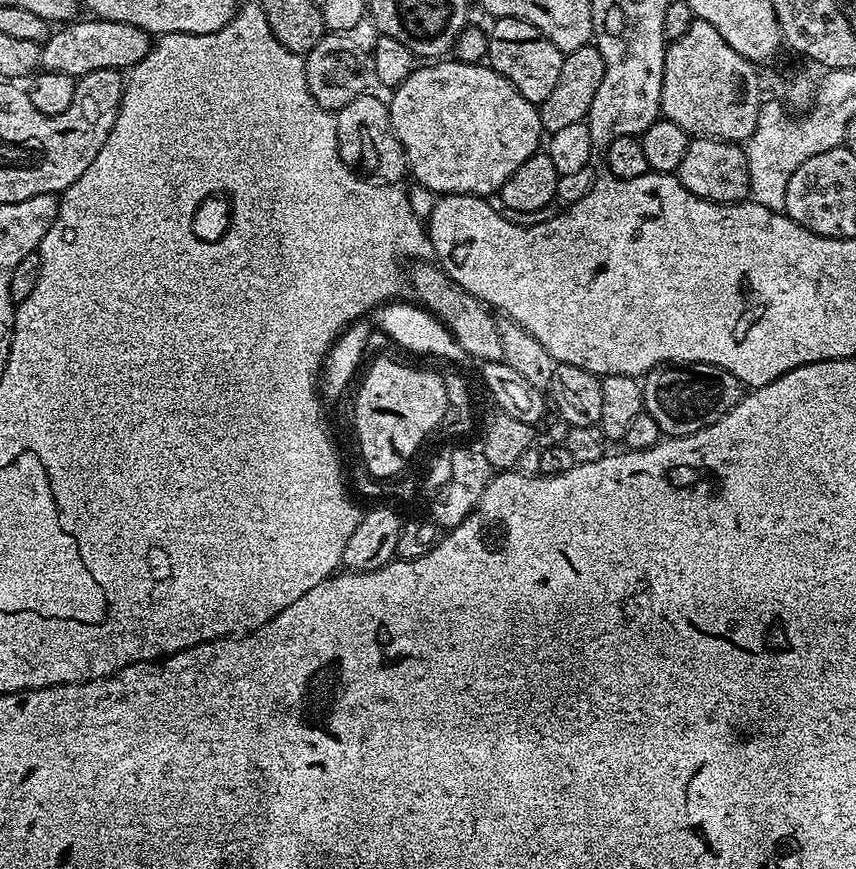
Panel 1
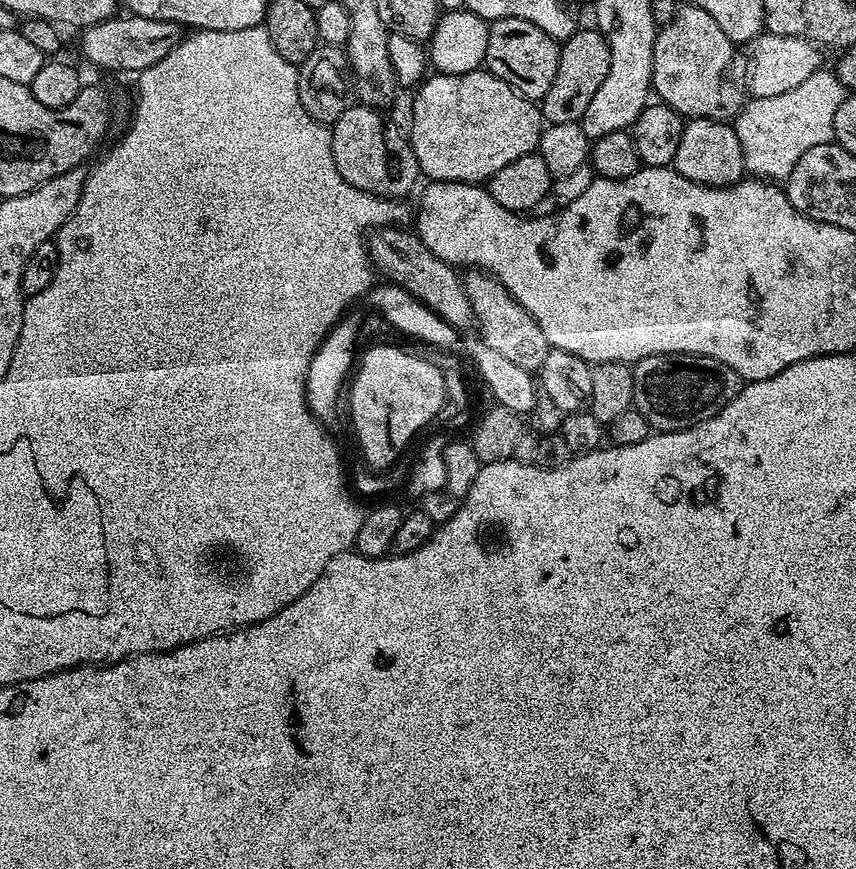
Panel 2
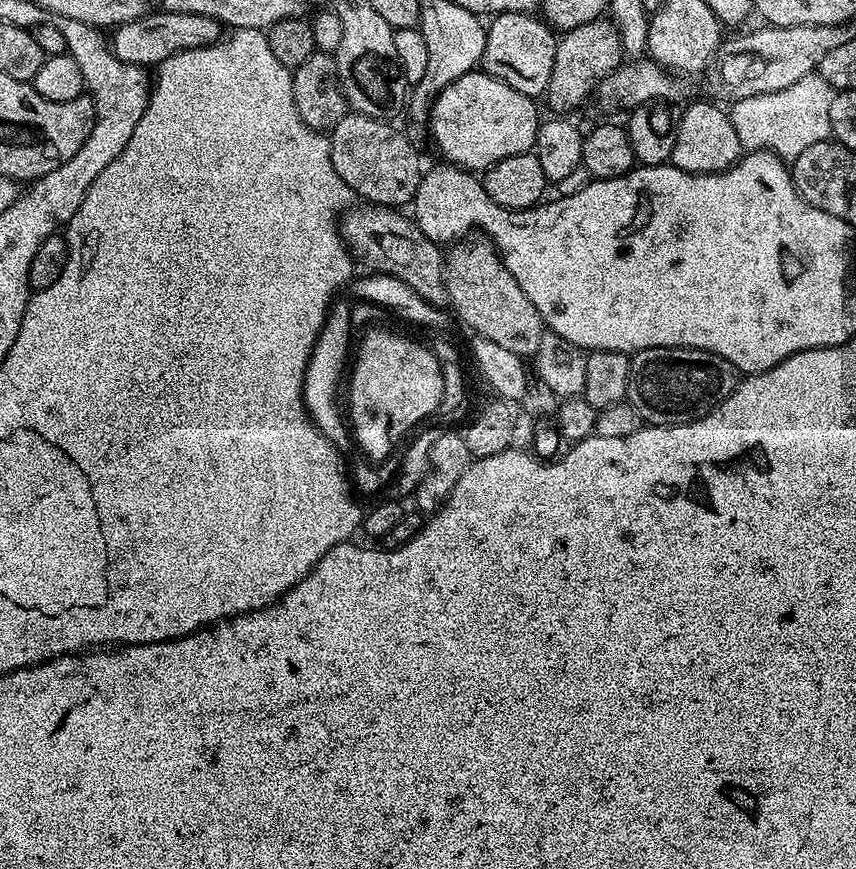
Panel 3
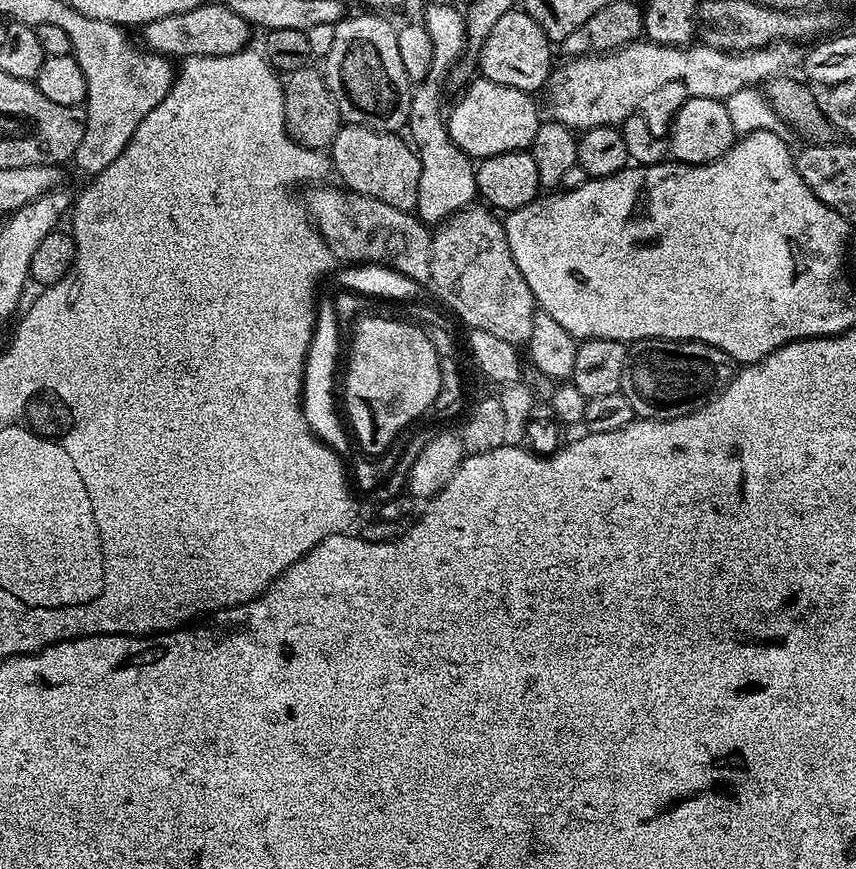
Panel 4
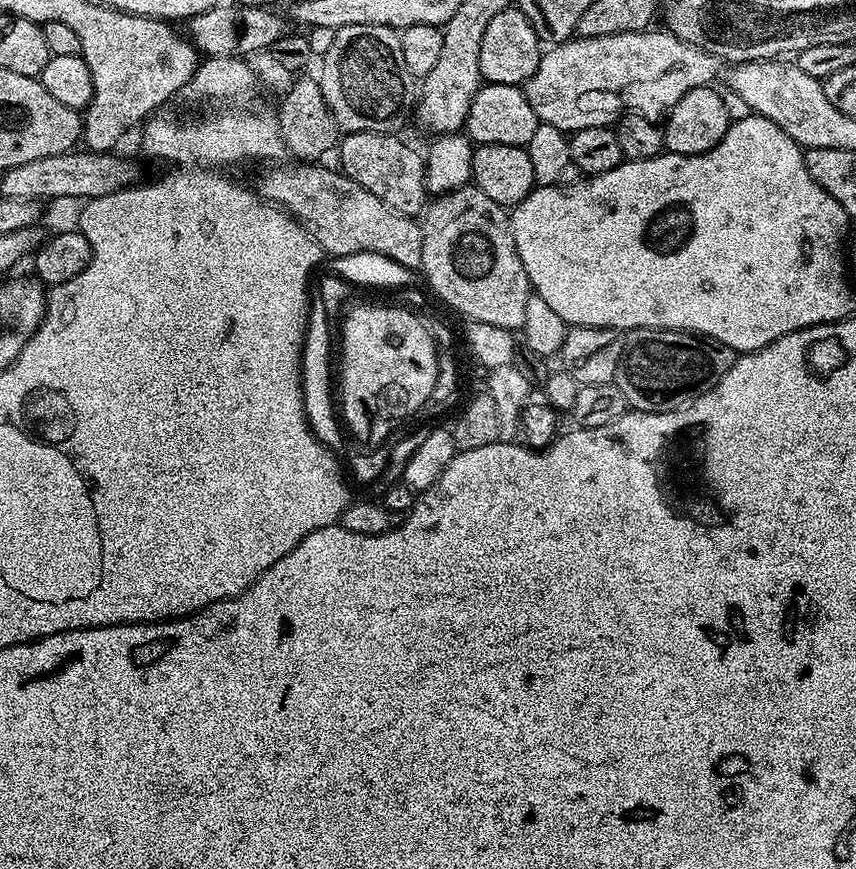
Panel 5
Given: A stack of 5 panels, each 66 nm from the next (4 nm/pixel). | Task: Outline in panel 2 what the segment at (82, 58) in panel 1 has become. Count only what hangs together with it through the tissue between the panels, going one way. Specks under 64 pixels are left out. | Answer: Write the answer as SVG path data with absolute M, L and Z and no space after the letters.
M117 14L110 20L103 20L94 26L83 29L79 33L80 52L96 68L105 68L108 72L133 72L139 74L146 71L154 62L162 62L166 54L182 39L181 25L174 22L162 22L158 18L142 18L131 14Z

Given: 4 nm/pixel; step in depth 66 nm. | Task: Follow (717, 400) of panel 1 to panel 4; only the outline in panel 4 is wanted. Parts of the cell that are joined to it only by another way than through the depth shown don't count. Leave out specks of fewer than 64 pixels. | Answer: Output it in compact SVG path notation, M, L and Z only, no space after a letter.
M634 340L627 345L626 362L622 366L620 391L630 402L633 413L646 420L673 420L700 409L701 402L719 396L732 380L734 361L718 346L697 340Z

